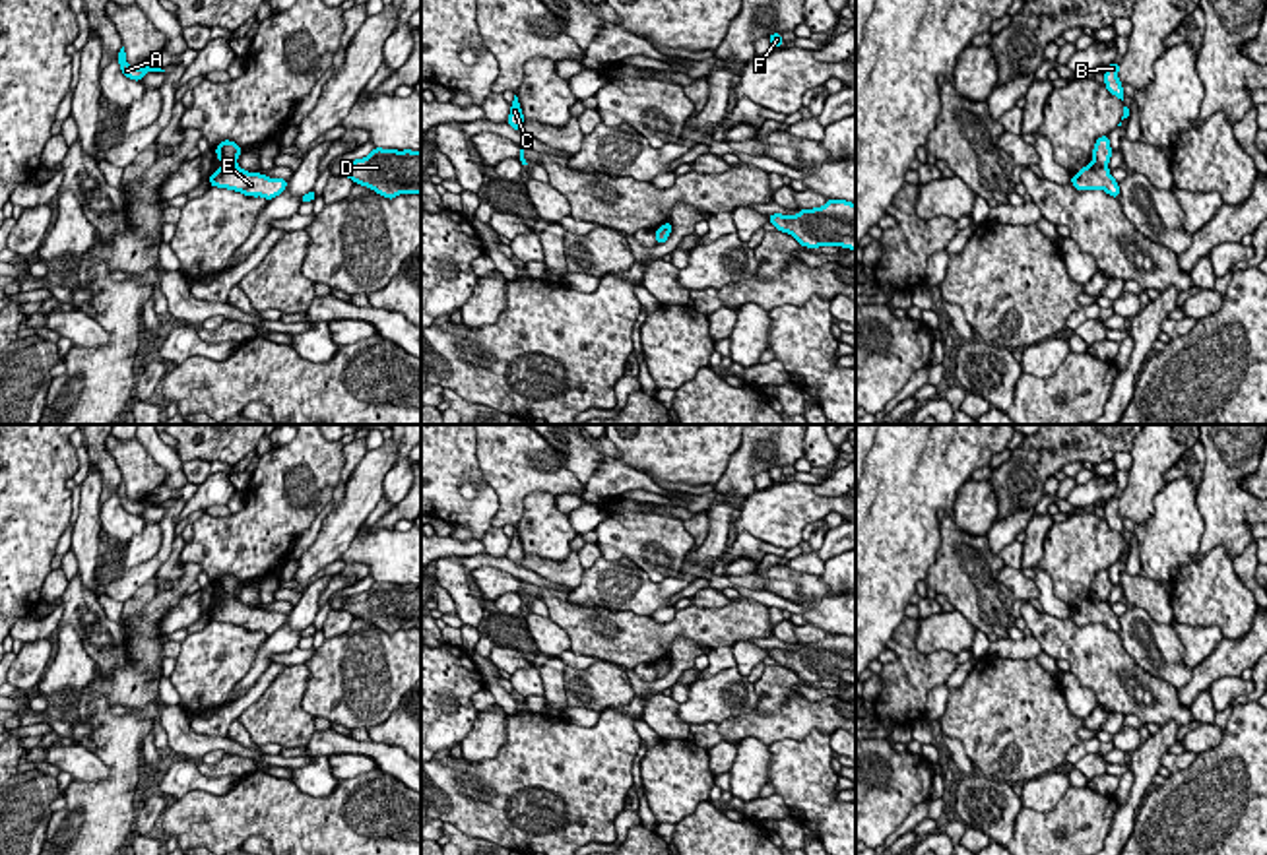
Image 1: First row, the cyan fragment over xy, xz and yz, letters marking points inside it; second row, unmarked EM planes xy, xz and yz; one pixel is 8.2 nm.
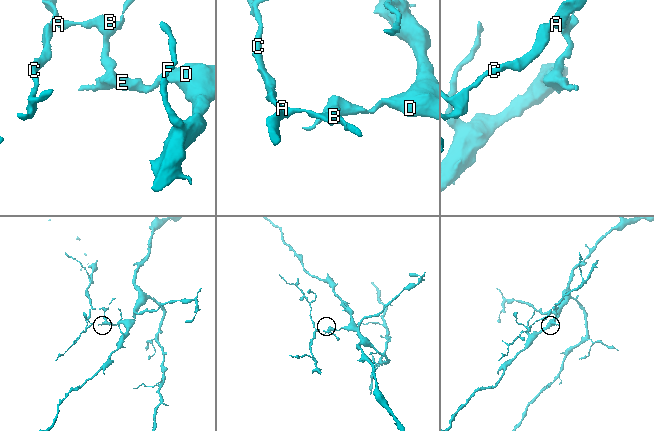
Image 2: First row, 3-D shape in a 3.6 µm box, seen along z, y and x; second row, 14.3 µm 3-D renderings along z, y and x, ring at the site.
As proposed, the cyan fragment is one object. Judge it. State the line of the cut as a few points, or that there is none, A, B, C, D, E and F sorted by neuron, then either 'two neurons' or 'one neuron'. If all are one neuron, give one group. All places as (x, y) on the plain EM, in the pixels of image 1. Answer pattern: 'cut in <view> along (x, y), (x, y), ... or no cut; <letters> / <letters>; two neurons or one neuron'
cut in xy along (235, 594), (222, 600); A B C / D E F; two neurons

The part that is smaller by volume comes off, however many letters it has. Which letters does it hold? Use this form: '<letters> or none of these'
A, B, C

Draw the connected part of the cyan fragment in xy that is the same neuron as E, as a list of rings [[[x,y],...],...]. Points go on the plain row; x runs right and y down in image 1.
[[[235,597],[221,599],[210,609],[210,620],[227,622],[268,636],[287,622],[287,613],[270,613],[262,607],[248,607]]]

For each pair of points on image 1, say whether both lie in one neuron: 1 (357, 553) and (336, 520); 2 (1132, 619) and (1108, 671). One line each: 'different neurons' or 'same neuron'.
1: different neurons
2: different neurons

